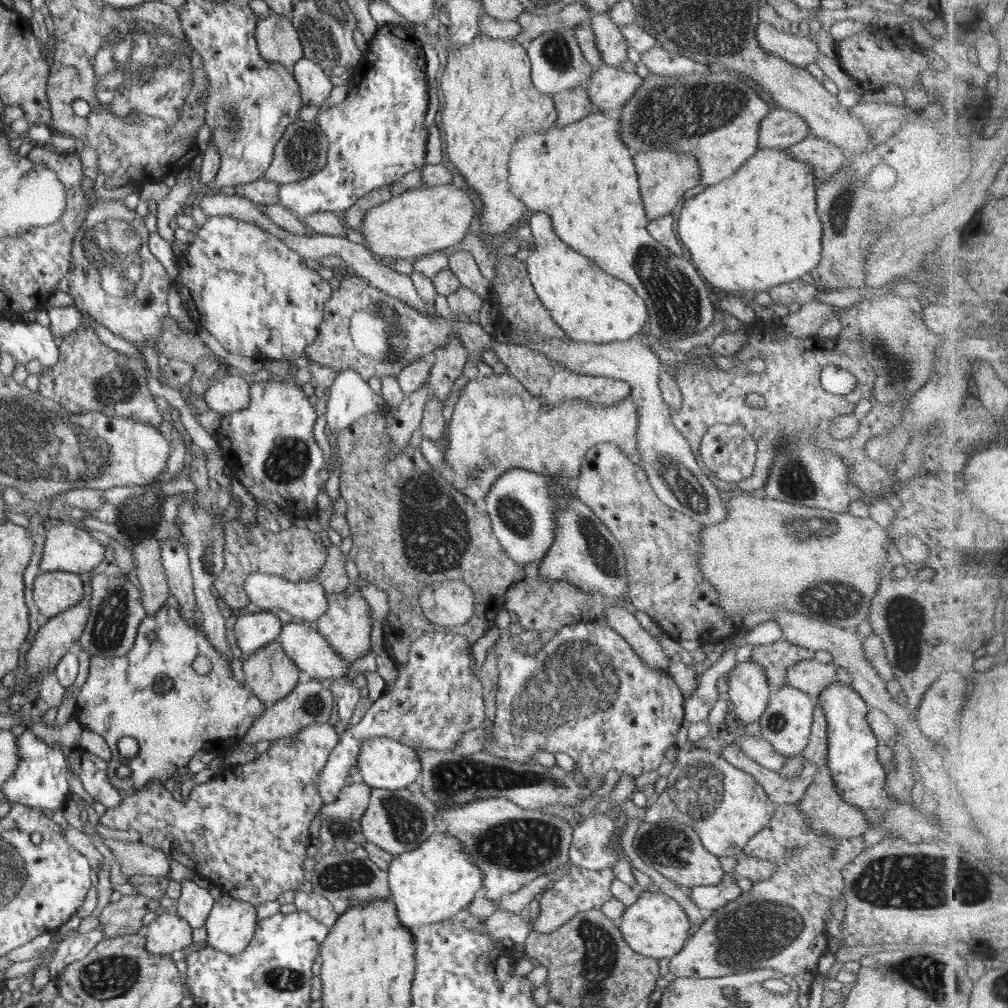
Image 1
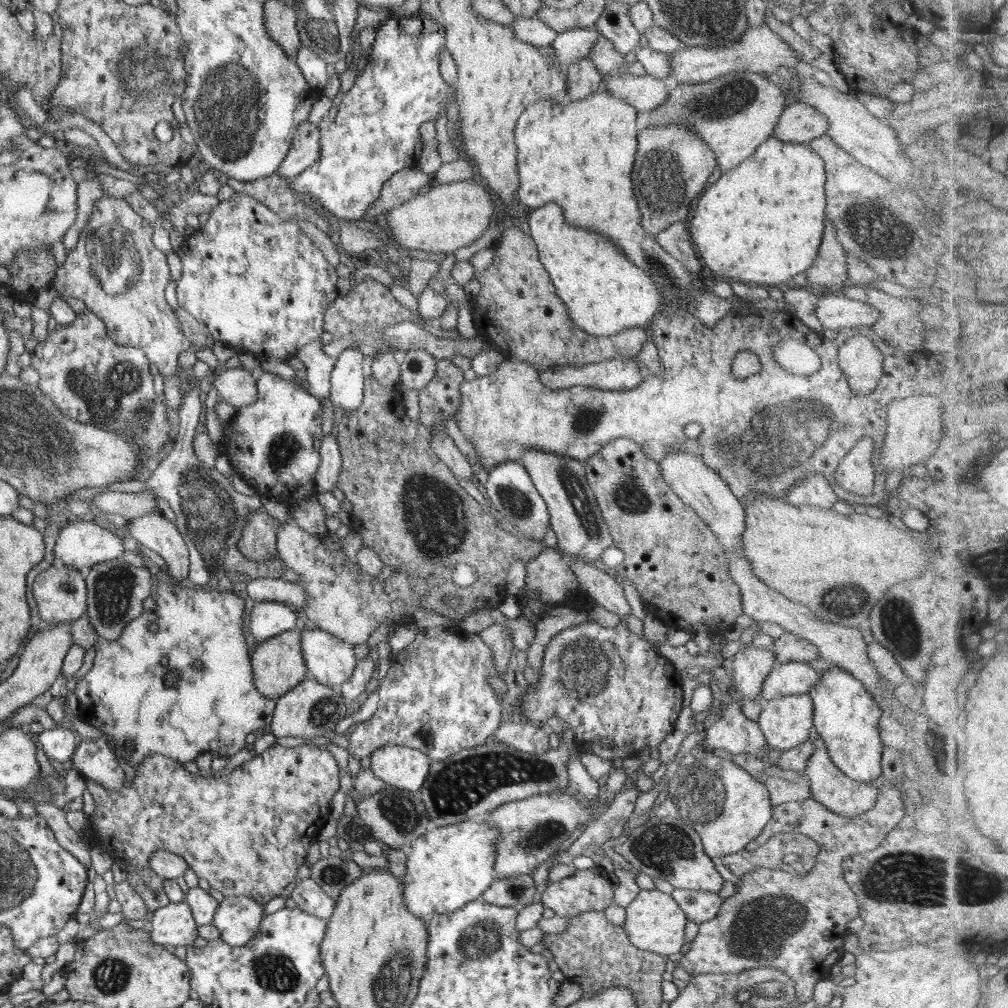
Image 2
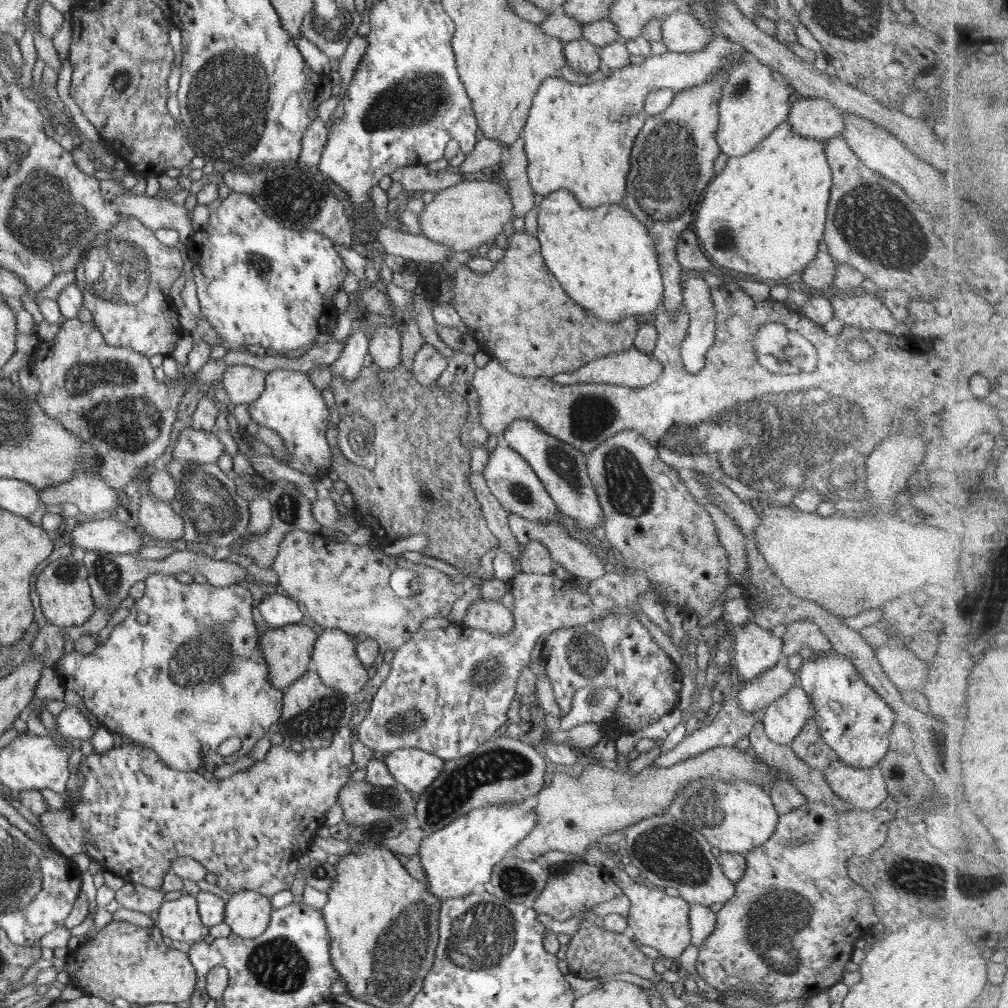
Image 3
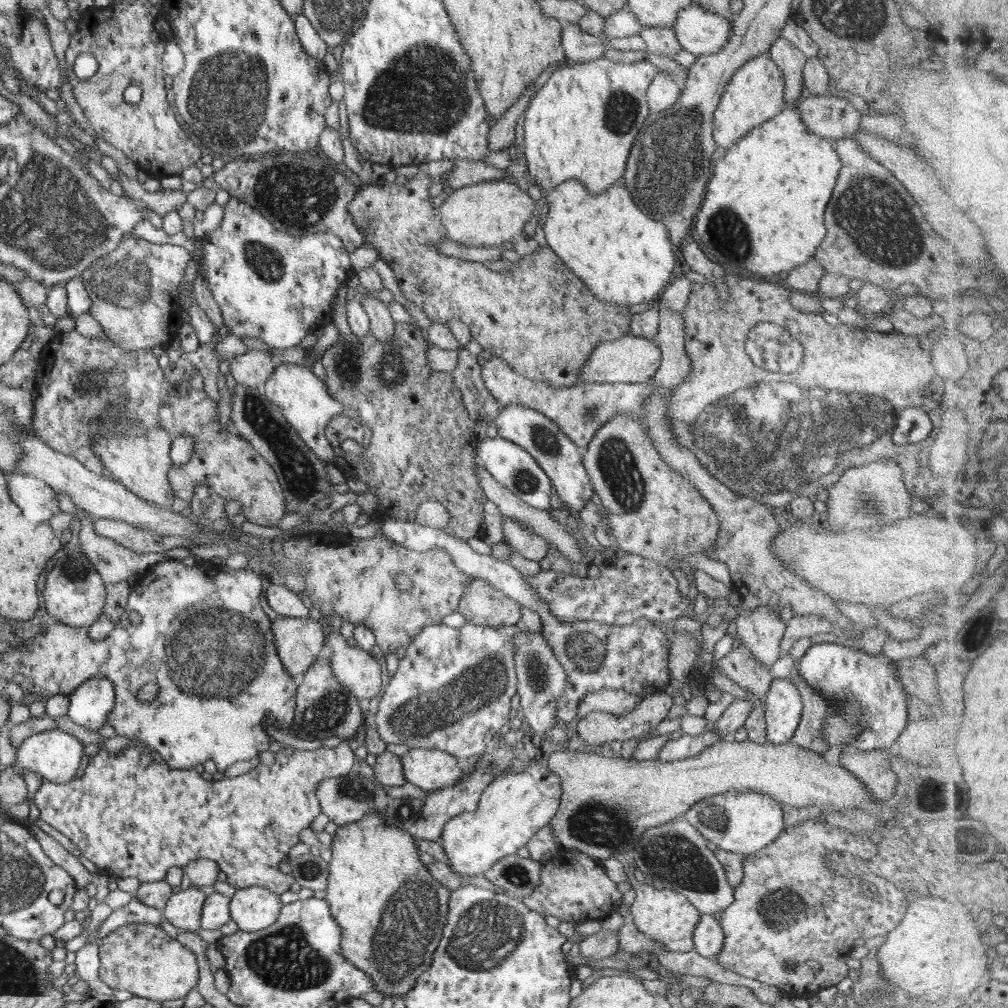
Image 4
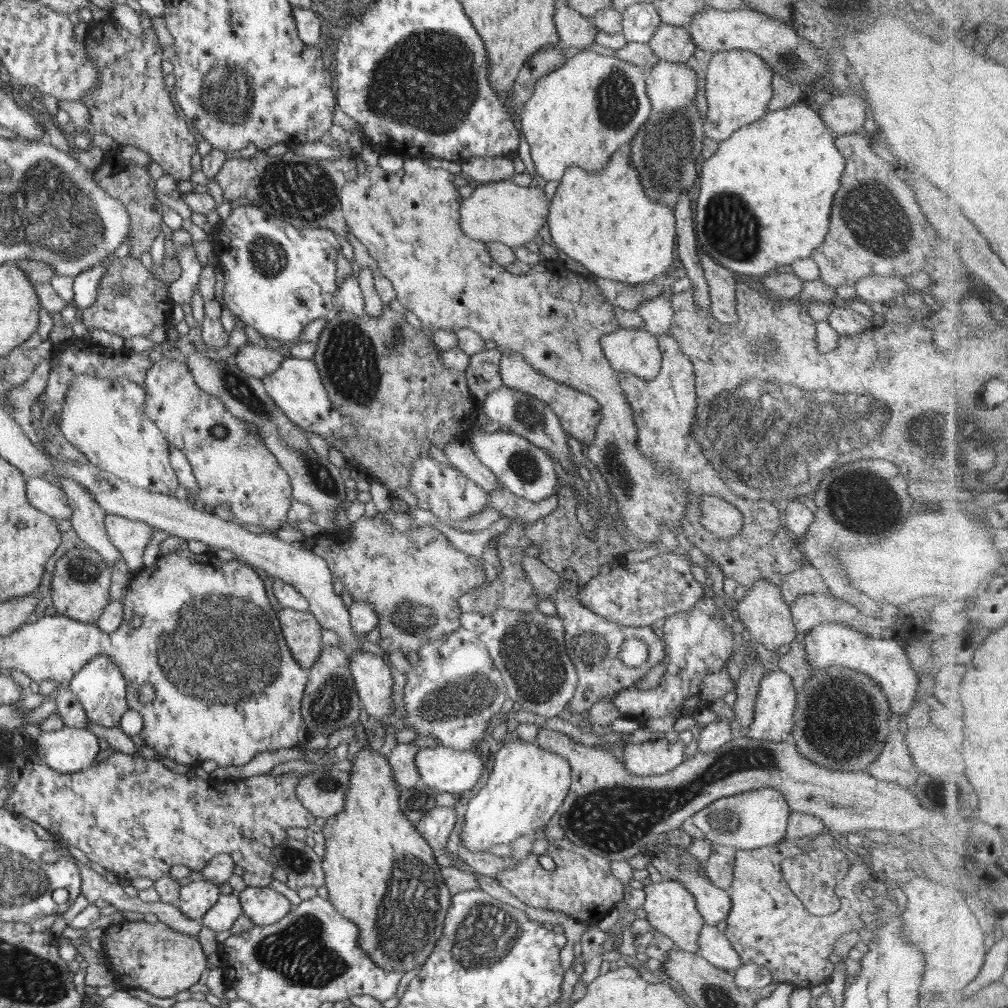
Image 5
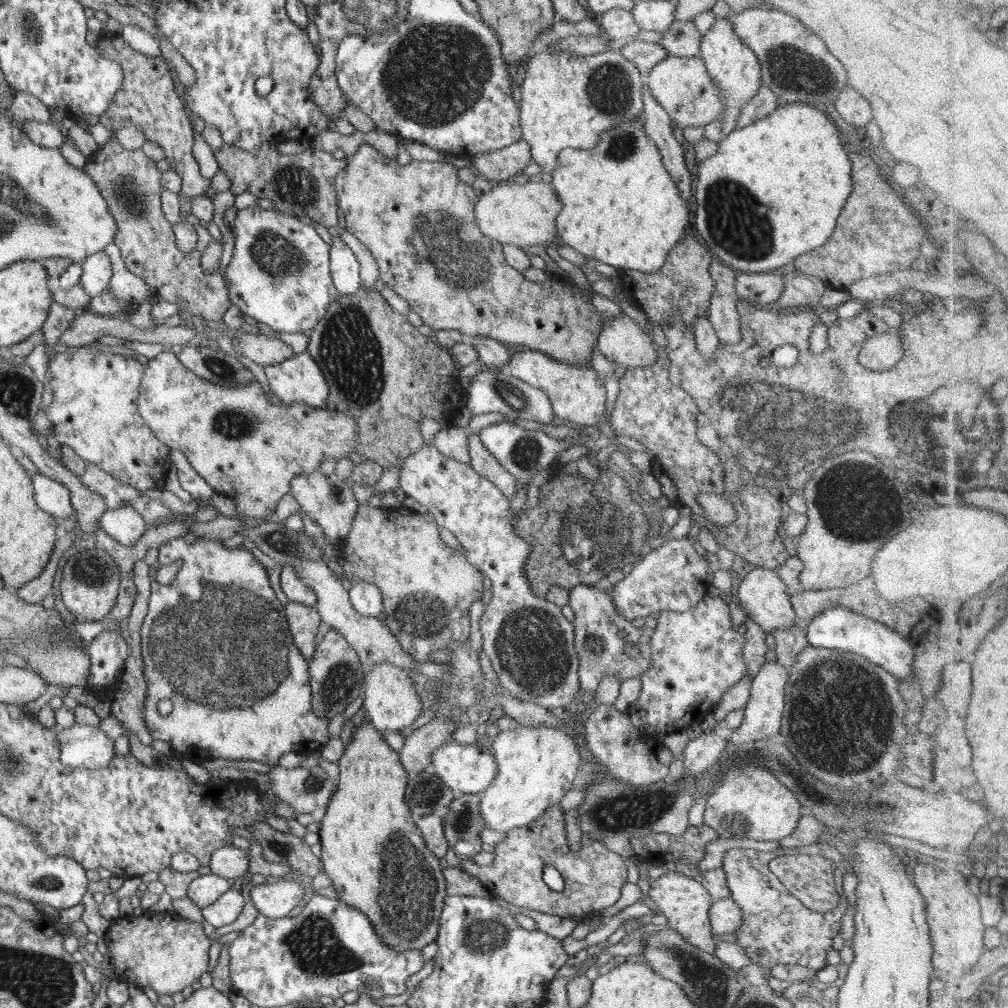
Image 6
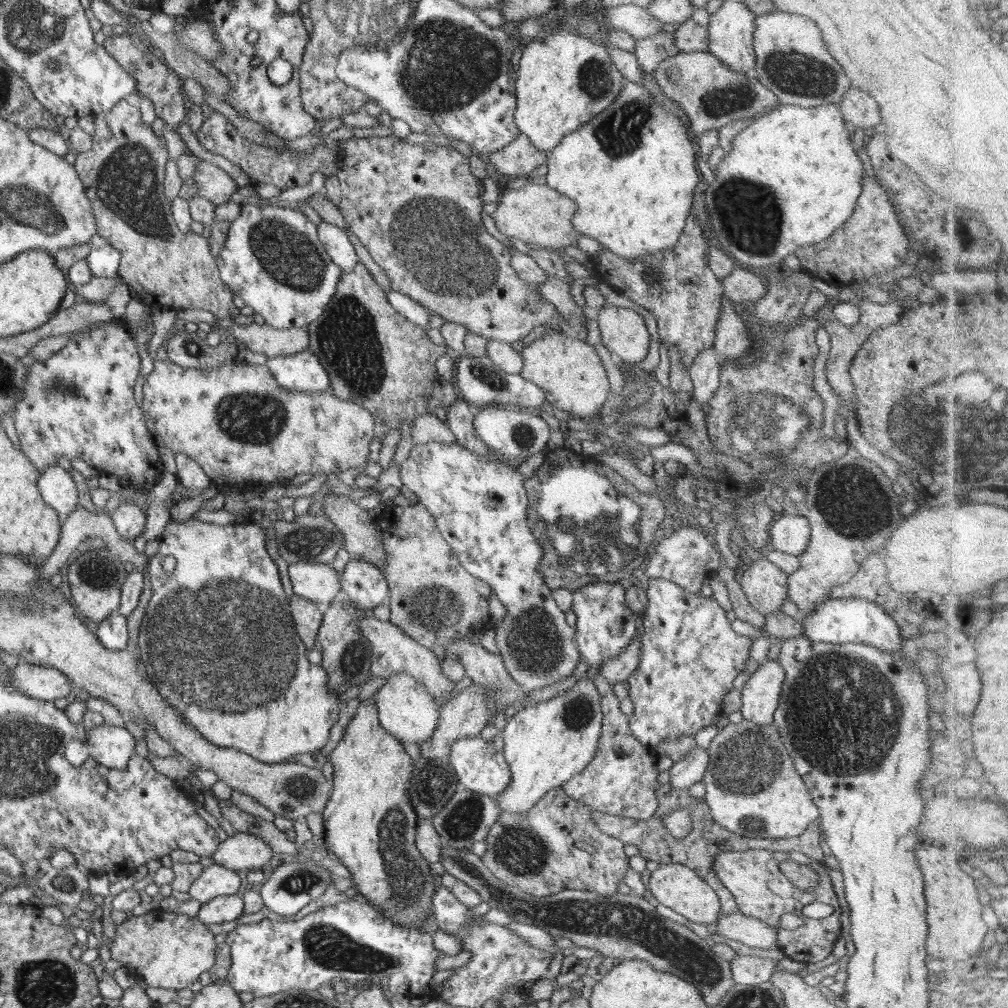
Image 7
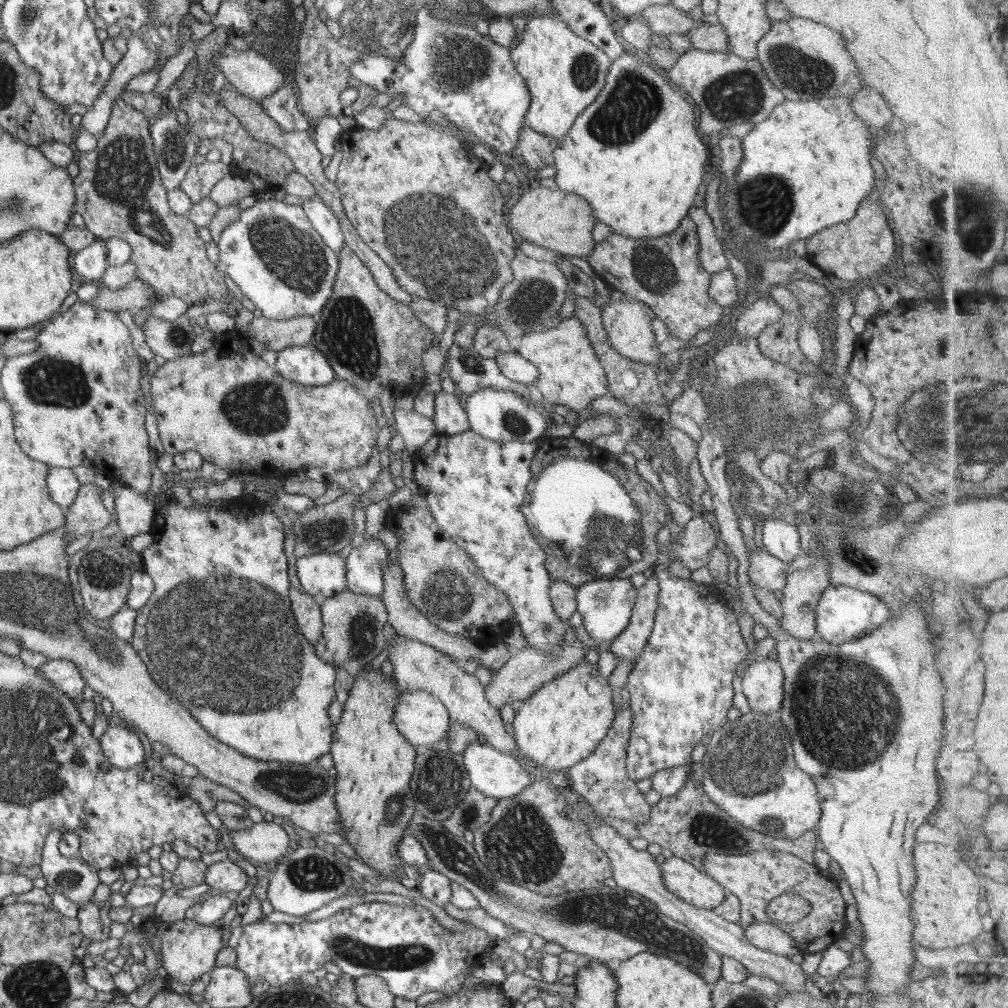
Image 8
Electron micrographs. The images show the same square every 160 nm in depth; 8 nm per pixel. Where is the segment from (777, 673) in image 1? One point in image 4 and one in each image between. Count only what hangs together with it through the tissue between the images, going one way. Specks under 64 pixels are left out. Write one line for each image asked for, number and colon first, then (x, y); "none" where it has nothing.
2: (789, 647)
3: (799, 633)
4: (799, 626)

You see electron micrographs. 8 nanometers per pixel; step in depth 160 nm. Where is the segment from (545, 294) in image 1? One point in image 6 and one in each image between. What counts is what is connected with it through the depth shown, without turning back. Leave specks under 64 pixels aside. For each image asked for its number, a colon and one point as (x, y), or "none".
2: (605, 294)
3: (605, 259)
4: (624, 256)
5: (604, 220)
6: (622, 208)

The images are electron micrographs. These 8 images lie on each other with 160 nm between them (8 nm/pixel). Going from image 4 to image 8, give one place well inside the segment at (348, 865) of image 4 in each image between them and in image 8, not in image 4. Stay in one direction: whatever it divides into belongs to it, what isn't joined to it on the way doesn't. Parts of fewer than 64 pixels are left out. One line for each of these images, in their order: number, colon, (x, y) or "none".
5: (380, 873)
6: (374, 853)
7: (369, 821)
8: (375, 763)

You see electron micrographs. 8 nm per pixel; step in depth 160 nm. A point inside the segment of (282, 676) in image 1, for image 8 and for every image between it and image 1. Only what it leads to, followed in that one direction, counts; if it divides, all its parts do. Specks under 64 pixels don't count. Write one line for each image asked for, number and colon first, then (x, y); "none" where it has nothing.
2: (278, 665)
3: (287, 650)
4: (299, 640)
5: (302, 632)
6: (304, 621)
7: (307, 619)
8: (307, 611)

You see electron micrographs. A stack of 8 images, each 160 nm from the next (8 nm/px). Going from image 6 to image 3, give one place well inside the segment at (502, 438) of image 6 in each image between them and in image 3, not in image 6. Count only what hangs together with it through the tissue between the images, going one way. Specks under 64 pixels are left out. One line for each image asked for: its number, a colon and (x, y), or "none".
3: (511, 479)
4: (511, 465)
5: (527, 470)

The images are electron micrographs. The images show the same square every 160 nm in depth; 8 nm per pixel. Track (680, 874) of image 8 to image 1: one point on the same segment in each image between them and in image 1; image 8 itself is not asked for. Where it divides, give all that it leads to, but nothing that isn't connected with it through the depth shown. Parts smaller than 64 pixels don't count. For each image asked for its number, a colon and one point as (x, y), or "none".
1: (655, 925)
2: (654, 921)
3: (657, 918)
4: (664, 915)
5: (669, 907)
6: (684, 901)
7: (674, 885)

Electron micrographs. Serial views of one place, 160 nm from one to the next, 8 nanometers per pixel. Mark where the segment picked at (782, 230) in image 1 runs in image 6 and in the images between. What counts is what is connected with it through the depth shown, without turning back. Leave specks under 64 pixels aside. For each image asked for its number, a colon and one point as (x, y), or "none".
2: (761, 223)
3: (766, 211)
4: (765, 202)
5: (772, 182)
6: (778, 184)

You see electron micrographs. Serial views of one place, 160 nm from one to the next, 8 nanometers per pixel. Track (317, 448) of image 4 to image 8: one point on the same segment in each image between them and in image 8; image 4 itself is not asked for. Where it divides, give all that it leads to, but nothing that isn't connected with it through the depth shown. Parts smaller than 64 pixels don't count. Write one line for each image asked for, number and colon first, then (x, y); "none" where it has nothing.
5: (296, 386)
6: (298, 379)
7: (302, 371)
8: (306, 365)

